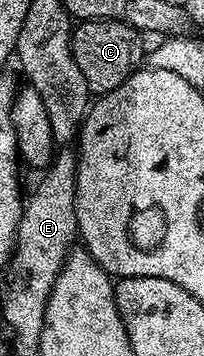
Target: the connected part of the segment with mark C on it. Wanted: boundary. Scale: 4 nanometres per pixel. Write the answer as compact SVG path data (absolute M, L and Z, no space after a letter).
M78 21L70 35L70 46L76 67L80 67L84 83L94 95L116 91L144 61L140 33L122 21Z

